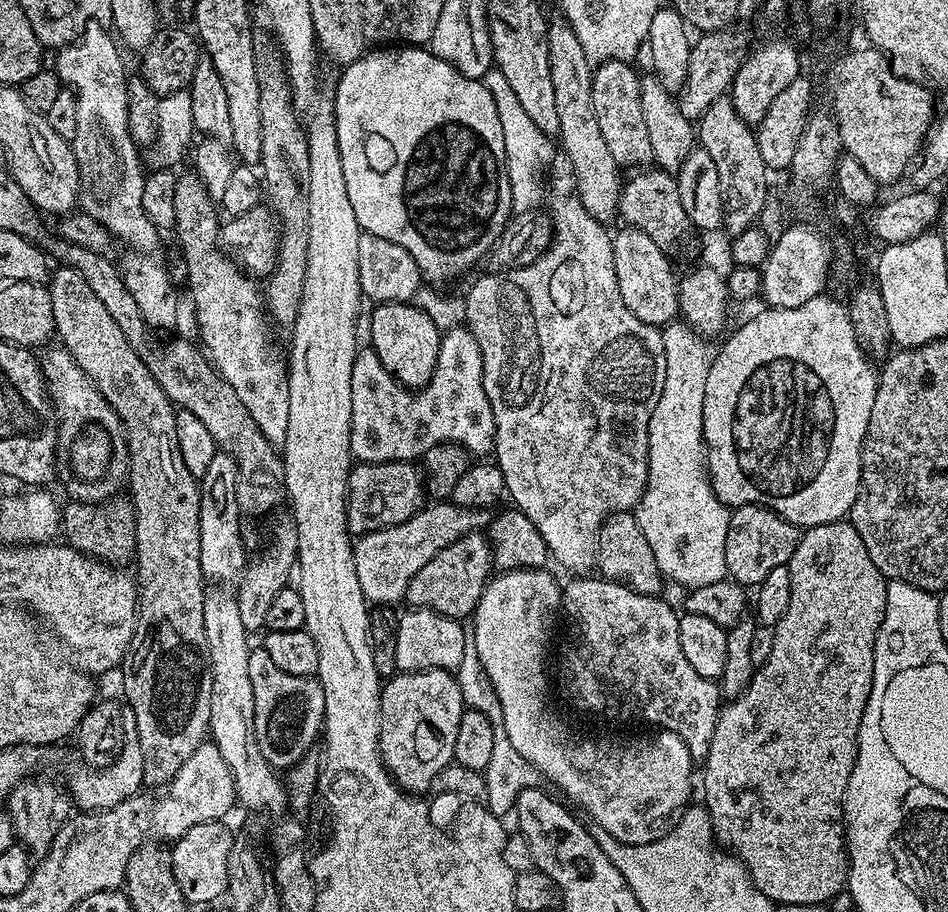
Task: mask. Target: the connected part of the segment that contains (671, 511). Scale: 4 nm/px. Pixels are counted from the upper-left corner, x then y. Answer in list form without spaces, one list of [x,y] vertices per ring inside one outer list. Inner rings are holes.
[[[680,336],[665,339],[664,353],[668,376],[648,427],[648,488],[634,515],[654,550],[663,579],[691,590],[728,576],[726,530],[732,514],[714,494],[706,467],[702,406],[712,356]]]

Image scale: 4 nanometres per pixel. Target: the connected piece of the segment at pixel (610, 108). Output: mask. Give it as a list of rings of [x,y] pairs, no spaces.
[[[606,60],[595,65],[592,74],[592,97],[594,98],[594,118],[598,118],[598,127],[610,154],[614,154],[616,163],[621,166],[648,166],[653,163],[650,146],[650,130],[642,118],[642,98],[640,97],[641,73],[632,69],[626,60]]]

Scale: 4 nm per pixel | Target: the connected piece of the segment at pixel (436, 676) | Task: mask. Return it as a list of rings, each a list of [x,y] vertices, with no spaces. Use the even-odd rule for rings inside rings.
[[[435,668],[425,672],[400,672],[380,689],[380,757],[392,779],[409,794],[424,794],[432,787],[434,778],[456,754],[458,726],[466,711],[462,690],[452,672]]]

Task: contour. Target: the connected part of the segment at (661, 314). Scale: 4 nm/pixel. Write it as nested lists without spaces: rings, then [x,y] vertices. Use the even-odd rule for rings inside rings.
[[[620,226],[612,236],[614,250],[614,274],[622,302],[638,318],[647,324],[665,326],[677,319],[680,310],[680,289],[677,273],[672,273],[672,264],[664,257],[665,249],[650,234],[631,226]]]

